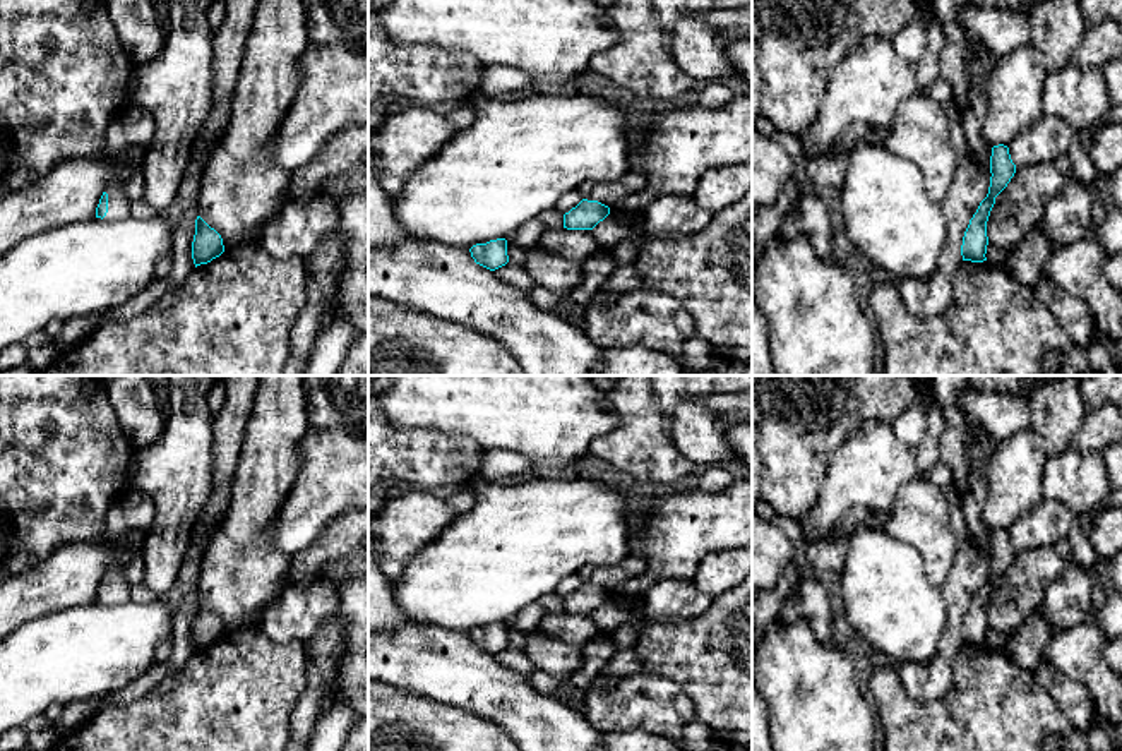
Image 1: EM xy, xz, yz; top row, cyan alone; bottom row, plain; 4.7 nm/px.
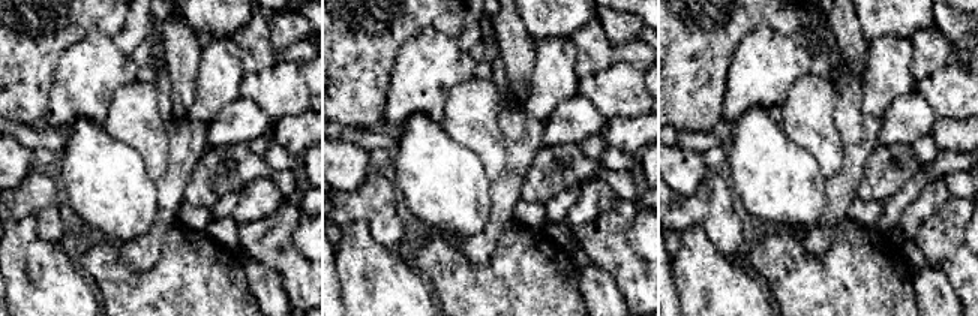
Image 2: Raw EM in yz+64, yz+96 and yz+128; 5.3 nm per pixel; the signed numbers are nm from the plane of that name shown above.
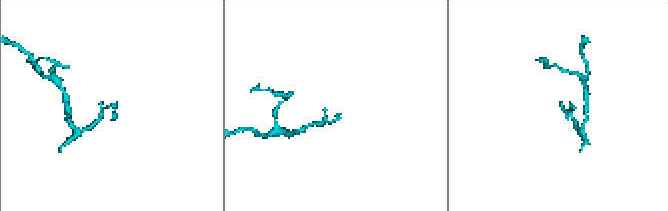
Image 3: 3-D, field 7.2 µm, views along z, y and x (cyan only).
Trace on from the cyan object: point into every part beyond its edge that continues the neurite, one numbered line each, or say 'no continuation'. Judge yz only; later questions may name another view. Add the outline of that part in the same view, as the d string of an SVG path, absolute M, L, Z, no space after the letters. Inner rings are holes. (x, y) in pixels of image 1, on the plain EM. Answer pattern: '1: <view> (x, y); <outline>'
no continuation

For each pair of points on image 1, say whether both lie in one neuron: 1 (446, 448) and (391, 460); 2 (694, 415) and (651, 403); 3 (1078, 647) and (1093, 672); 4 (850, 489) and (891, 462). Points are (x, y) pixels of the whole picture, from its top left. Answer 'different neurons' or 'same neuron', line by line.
1: same neuron
2: different neurons
3: same neuron
4: same neuron

